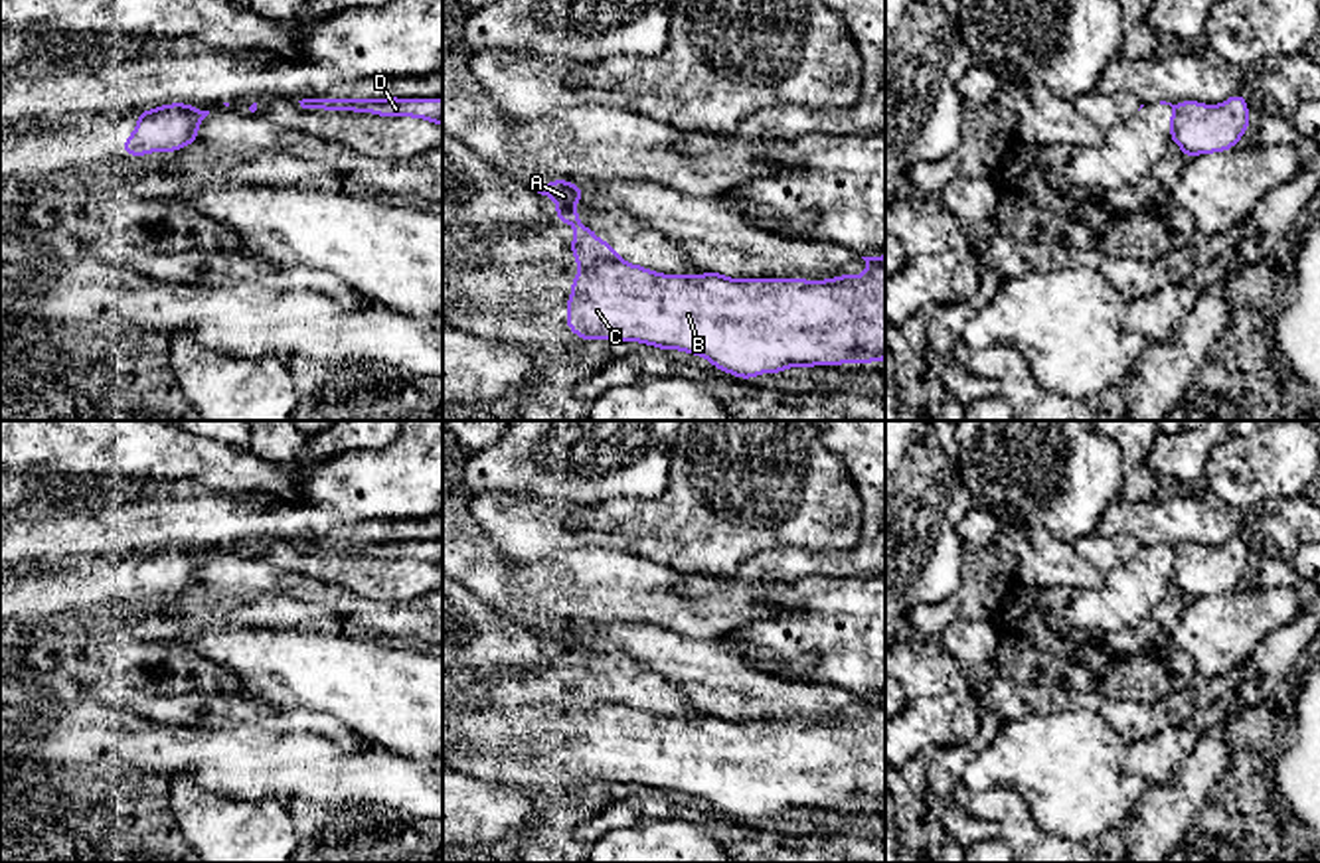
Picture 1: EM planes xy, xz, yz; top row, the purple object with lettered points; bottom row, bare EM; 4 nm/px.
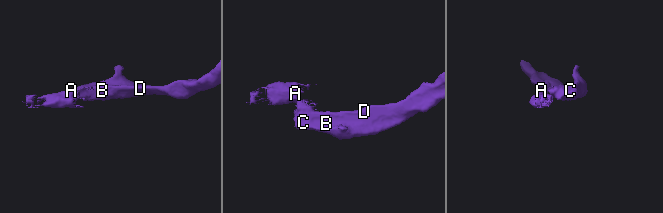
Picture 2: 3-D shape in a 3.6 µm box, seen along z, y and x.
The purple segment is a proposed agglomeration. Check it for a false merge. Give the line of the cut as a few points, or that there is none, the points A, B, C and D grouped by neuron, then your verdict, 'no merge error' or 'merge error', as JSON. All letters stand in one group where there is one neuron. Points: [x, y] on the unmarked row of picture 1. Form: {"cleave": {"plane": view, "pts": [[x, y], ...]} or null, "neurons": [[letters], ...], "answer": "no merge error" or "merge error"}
{"cleave": {"plane": "xy", "pts": [[139, 559], [161, 549], [180, 548], [198, 569]]}, "neurons": [["A"], ["B", "C", "D"]], "answer": "merge error"}

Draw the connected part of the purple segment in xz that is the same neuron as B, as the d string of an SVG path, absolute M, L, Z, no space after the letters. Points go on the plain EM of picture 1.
M885 697L862 699L864 717L810 721L729 721L723 715L664 717L628 705L591 705L577 713L565 743L567 770L583 784L640 784L707 802L739 822L790 810L875 806L885 802Z

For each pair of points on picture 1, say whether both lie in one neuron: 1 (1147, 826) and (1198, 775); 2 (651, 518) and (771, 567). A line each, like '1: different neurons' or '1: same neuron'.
1: same neuron
2: different neurons

